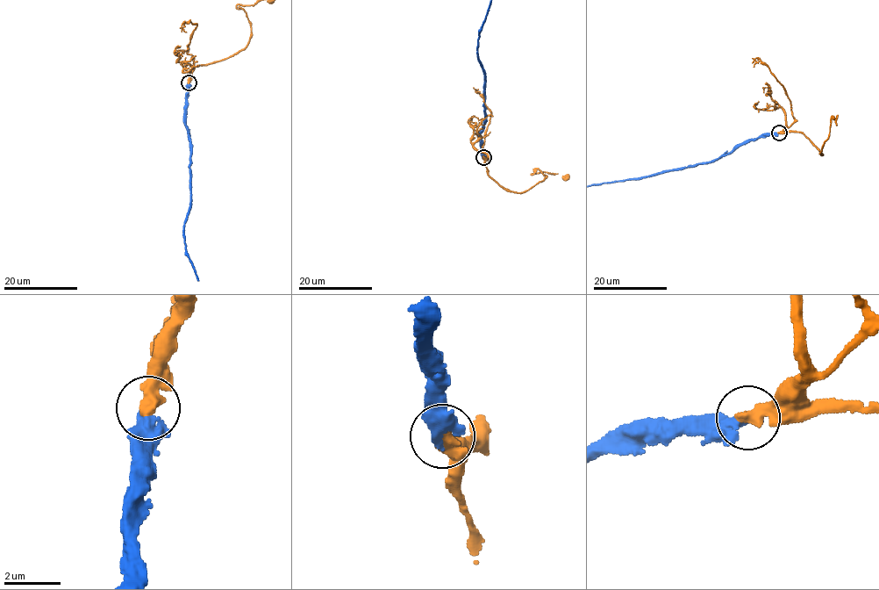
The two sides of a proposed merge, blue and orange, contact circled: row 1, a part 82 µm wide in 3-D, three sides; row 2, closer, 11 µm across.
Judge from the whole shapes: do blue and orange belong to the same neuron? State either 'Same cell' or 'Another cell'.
Another cell

